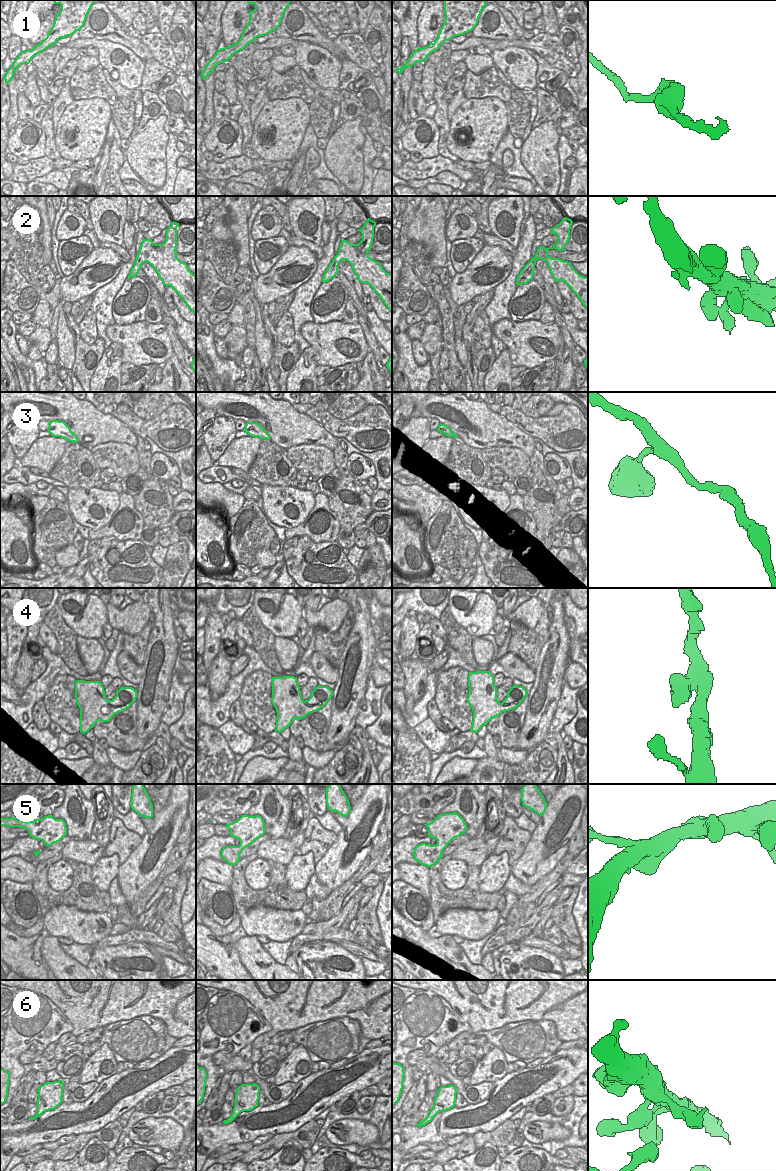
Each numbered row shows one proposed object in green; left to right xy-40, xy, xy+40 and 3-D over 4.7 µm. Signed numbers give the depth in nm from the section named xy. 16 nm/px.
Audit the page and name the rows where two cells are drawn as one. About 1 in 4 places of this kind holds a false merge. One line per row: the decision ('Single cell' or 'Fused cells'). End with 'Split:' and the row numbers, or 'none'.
1: Single cell
2: Single cell
3: Single cell
4: Single cell
5: Single cell
6: Single cell
Split: none

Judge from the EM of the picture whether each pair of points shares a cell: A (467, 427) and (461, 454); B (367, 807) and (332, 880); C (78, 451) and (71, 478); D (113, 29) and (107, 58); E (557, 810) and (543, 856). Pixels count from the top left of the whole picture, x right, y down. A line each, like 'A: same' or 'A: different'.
A: different
B: same
C: same
D: different
E: same

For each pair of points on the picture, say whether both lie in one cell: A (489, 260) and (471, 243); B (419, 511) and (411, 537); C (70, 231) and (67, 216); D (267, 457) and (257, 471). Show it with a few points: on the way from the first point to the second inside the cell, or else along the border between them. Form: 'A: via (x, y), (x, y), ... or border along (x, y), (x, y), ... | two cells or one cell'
A: border along (484, 244), (465, 269) | two cells
B: border along (402, 514), (412, 516), (420, 527) | two cells
C: via (68, 227), (64, 222), (65, 220) | one cell
D: via (267, 460), (260, 468) | one cell

